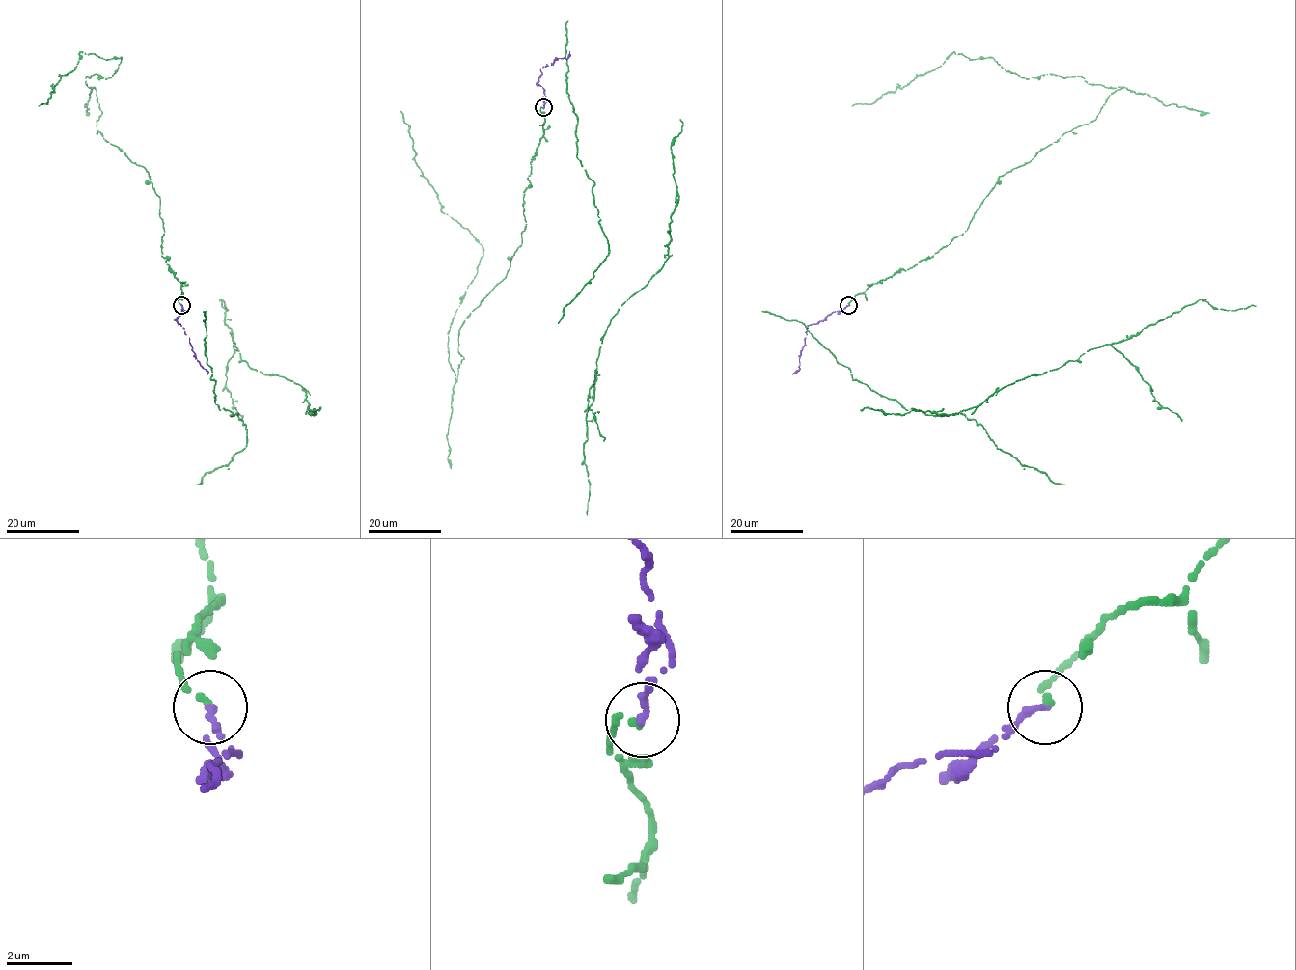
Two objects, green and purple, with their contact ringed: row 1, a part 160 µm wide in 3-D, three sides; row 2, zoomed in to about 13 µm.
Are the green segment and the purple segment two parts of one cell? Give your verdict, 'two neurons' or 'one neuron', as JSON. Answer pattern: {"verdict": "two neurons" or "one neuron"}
{"verdict": "one neuron"}

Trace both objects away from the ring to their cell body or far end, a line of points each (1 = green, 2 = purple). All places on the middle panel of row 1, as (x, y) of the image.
1: (544, 107), (522, 244), (458, 330), (464, 359), (455, 381), (448, 332), (482, 247), (442, 212), (399, 111)
2: (544, 107), (544, 89), (537, 82), (542, 74), (540, 68), (558, 58), (566, 59), (569, 51)

